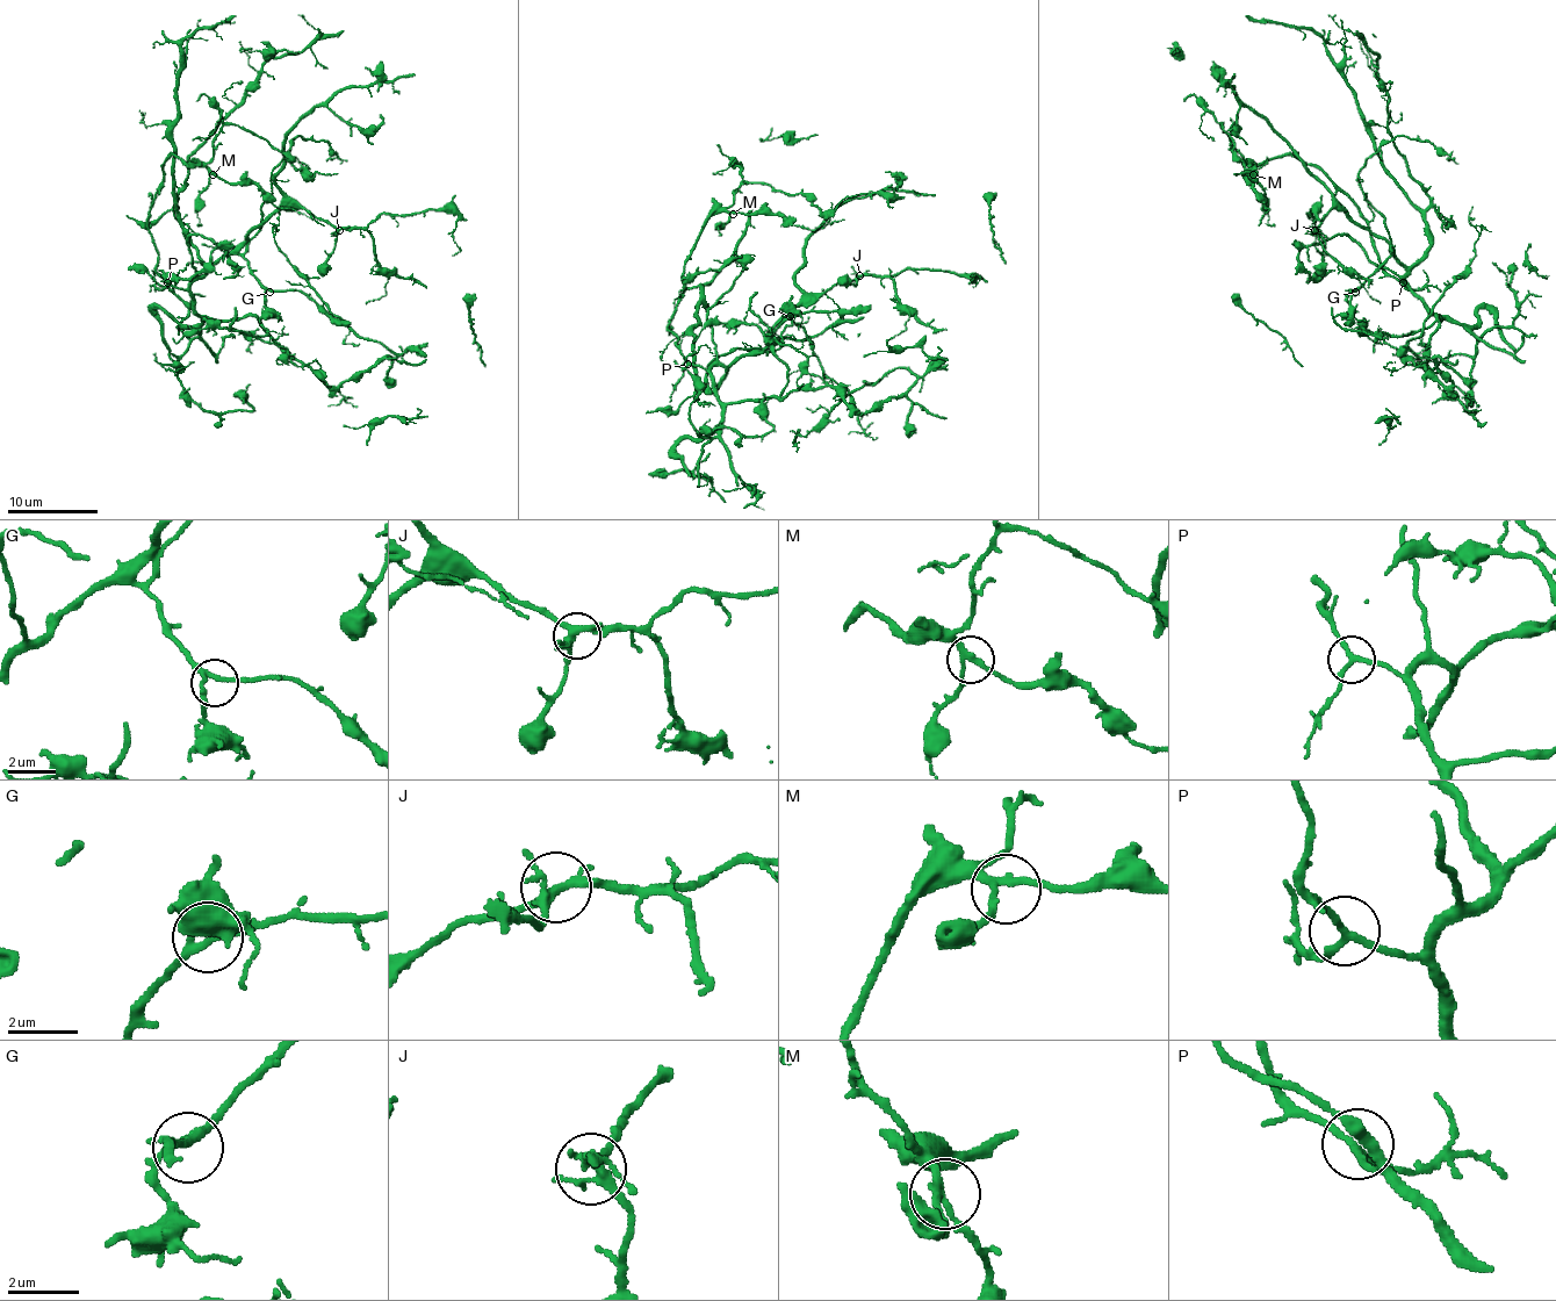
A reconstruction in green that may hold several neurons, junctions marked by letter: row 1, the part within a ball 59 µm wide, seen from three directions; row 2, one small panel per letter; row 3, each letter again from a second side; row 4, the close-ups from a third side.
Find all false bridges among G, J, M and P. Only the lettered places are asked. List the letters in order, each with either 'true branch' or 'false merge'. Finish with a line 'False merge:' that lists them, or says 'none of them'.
G: true branch
J: true branch
M: true branch
P: true branch
False merge: none of them

